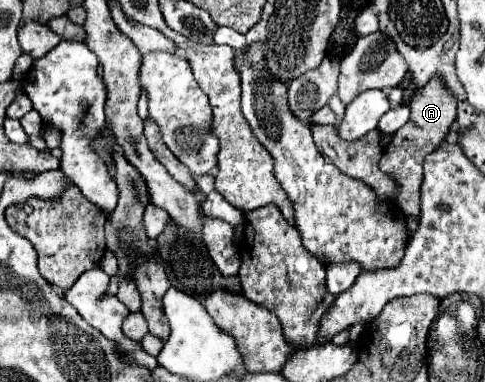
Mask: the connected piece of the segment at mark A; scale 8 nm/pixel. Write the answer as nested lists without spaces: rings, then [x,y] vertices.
[[[429,81],[429,85],[425,85],[425,89],[421,89],[421,93],[413,95],[409,107],[411,107],[411,119],[407,121],[407,125],[403,125],[393,135],[391,143],[387,145],[387,149],[379,161],[379,169],[397,183],[397,197],[395,197],[397,207],[407,217],[417,219],[421,183],[423,183],[423,161],[429,153],[433,153],[441,145],[441,141],[445,141],[449,127],[455,121],[457,101],[453,101],[453,95],[447,93],[447,89],[445,89],[445,85],[441,85],[441,81]]]

